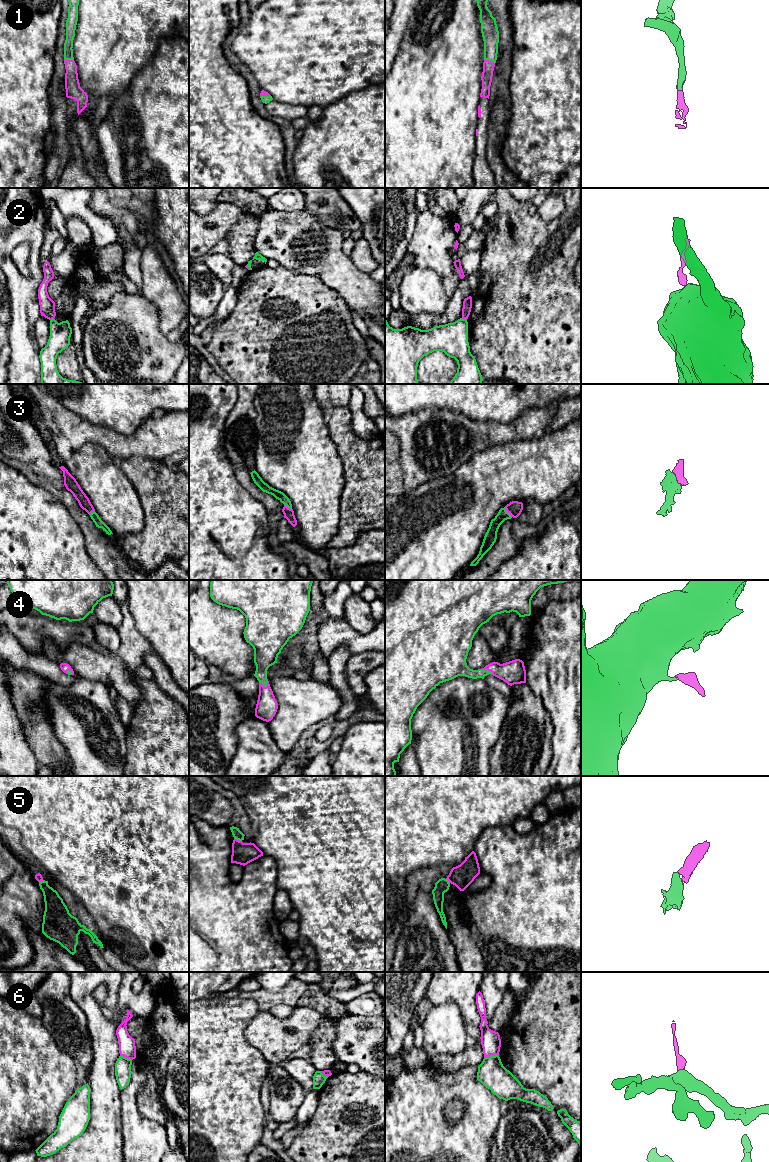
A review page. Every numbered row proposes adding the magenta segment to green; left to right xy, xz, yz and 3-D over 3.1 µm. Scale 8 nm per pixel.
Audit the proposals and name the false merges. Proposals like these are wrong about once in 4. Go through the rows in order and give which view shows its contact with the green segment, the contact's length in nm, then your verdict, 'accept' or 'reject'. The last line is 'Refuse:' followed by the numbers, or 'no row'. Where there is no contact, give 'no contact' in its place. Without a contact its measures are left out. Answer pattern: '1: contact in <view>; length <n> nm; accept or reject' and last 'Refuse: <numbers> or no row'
1: contact in yz; length 90 nm; accept
2: contact in yz; length 50 nm; reject
3: contact in yz; length 100 nm; accept
4: contact in xz; length 80 nm; accept
5: contact in xz; length 70 nm; accept
6: contact in yz; length 120 nm; accept
Refuse: 2

